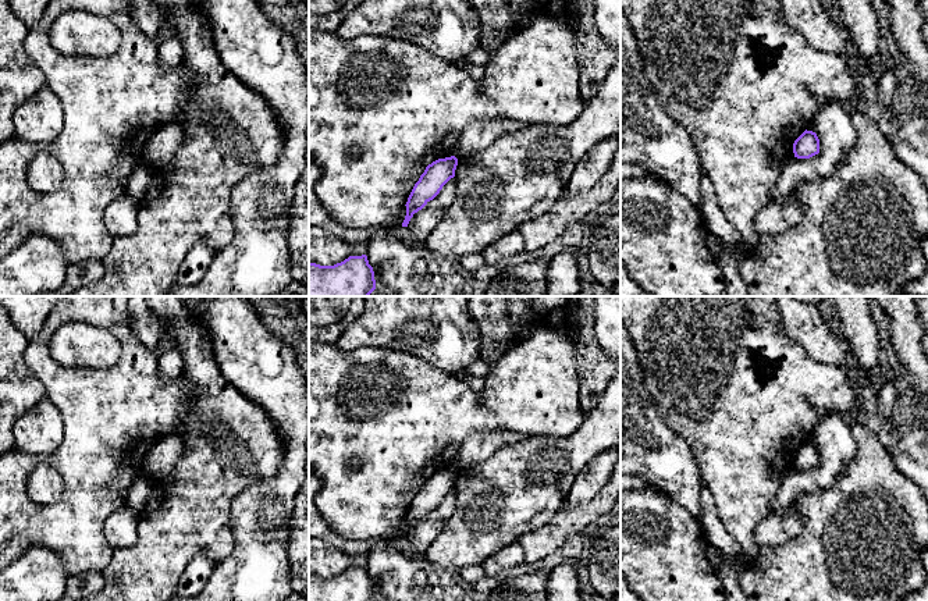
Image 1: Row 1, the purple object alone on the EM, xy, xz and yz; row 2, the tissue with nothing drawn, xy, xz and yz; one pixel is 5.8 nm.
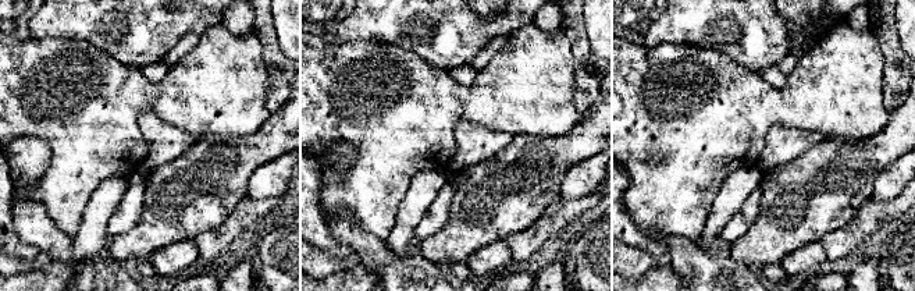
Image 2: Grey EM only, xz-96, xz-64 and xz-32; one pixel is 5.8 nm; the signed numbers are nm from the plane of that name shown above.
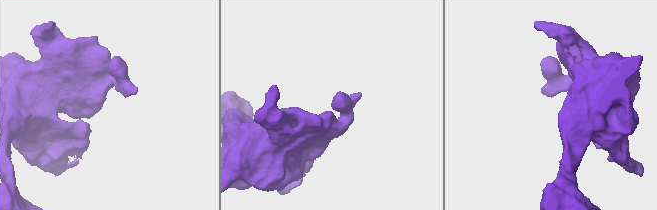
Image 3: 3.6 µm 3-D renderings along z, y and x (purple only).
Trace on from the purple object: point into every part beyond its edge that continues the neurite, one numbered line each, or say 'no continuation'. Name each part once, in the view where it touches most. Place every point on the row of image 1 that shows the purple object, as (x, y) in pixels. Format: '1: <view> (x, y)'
no continuation

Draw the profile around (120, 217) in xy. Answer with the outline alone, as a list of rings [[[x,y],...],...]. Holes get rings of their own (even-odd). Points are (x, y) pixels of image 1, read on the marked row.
[[[129,193],[113,200],[103,214],[109,238],[132,235],[138,230],[138,213],[139,202]]]

